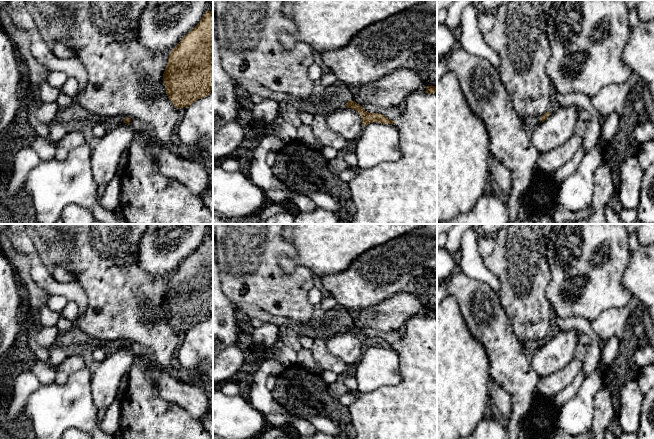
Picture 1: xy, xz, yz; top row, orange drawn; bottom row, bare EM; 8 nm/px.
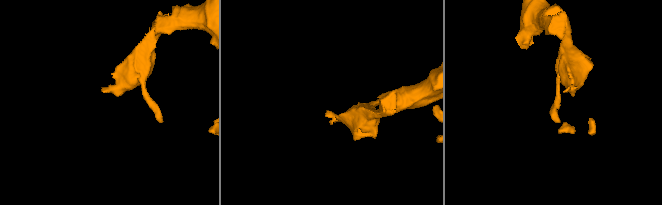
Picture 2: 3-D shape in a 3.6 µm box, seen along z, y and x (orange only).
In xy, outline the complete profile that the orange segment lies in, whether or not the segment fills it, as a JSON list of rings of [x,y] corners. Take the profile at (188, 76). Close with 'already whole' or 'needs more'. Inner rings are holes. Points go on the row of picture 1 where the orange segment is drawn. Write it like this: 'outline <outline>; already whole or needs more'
outline [[[207,10],[200,22],[171,50],[163,74],[163,84],[171,103],[178,109],[189,107],[213,90],[213,13]]]; already whole

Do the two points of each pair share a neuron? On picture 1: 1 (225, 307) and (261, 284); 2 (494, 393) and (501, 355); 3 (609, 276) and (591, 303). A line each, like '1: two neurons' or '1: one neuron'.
1: two neurons
2: two neurons
3: one neuron

